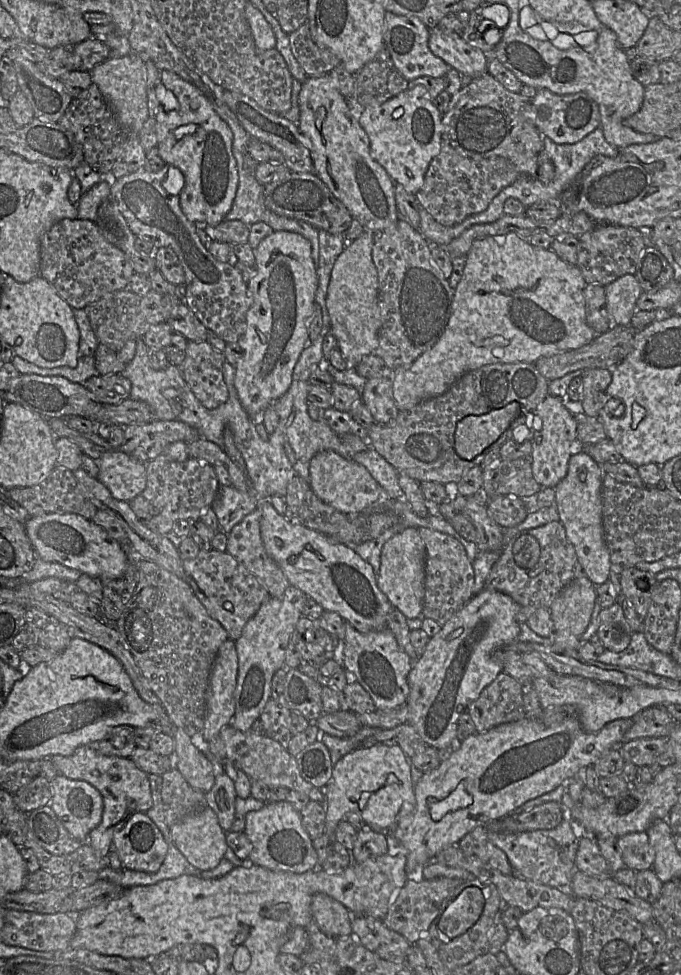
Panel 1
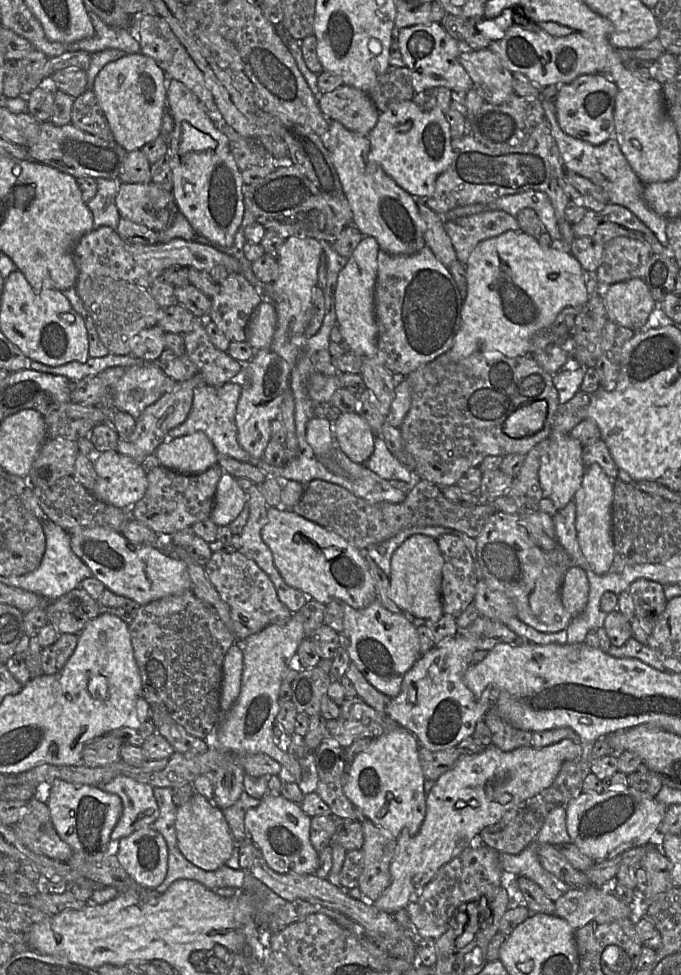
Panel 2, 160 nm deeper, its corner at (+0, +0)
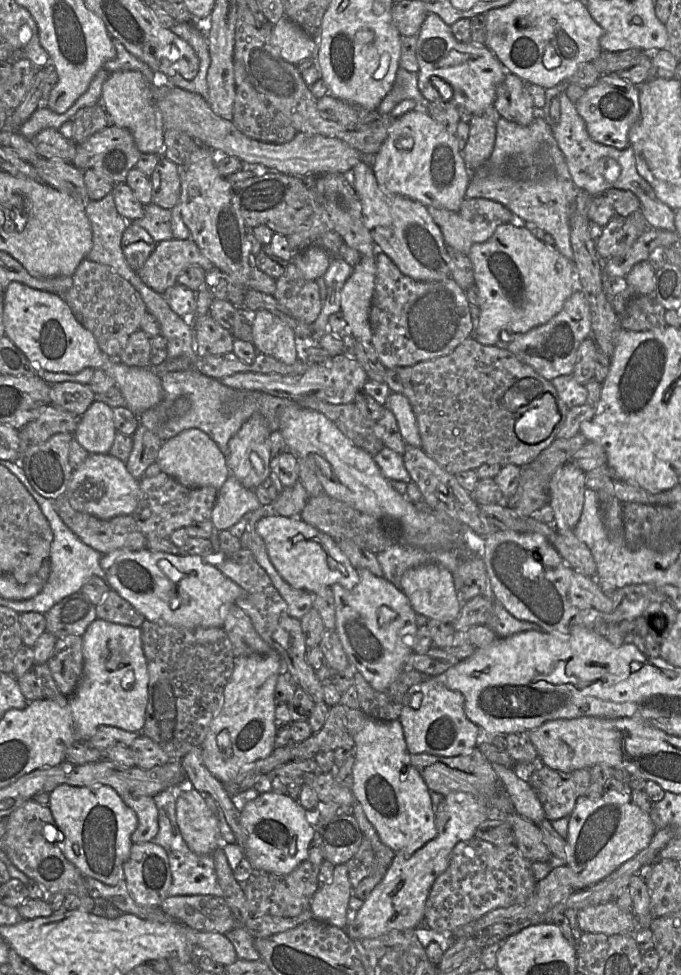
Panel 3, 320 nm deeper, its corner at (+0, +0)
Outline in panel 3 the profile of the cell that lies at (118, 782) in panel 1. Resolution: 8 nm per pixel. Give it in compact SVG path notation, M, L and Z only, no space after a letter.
M122 796L124 803L129 806L138 819L138 825L131 836L133 843L151 842L159 831L158 810L154 799L150 796Z

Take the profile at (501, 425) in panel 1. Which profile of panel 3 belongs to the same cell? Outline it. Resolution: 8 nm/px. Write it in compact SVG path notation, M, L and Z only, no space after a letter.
M555 387L551 395L543 395L531 403L530 408L516 421L515 433L526 444L546 441L551 433L558 429L561 418L566 414L567 406L559 398Z

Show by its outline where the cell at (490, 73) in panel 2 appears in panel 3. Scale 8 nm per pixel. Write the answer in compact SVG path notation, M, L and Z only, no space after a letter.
M507 73L498 86L494 100L497 113L519 125L530 125L534 117L534 101L526 82L513 73Z

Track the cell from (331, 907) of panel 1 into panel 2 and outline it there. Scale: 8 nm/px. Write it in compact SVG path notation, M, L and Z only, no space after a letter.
M266 794L257 807L250 808L244 816L244 826L249 839L260 850L267 865L280 874L315 874L318 853L310 841L311 818L301 807L281 795Z

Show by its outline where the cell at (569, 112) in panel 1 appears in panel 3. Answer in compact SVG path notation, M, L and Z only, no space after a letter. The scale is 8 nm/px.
M603 74L595 84L585 89L575 106L585 122L589 136L595 142L616 149L629 146L629 131L640 116L638 86L618 77L617 74Z

